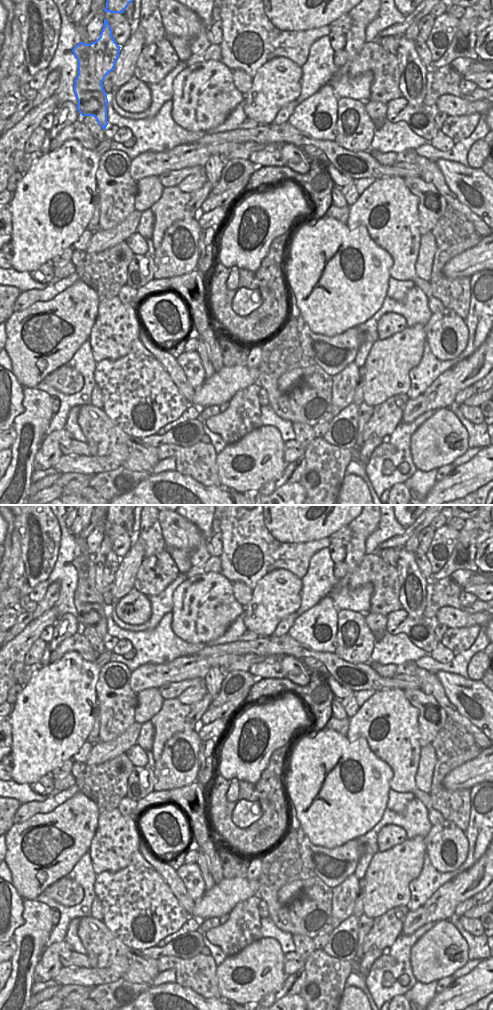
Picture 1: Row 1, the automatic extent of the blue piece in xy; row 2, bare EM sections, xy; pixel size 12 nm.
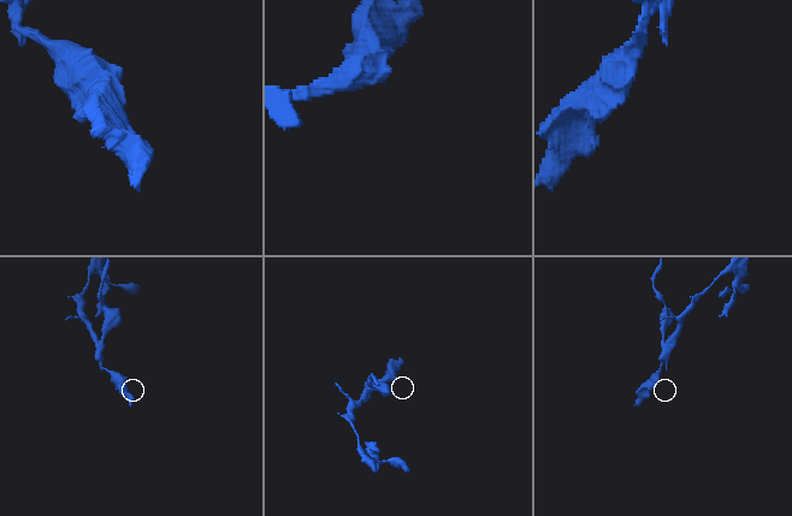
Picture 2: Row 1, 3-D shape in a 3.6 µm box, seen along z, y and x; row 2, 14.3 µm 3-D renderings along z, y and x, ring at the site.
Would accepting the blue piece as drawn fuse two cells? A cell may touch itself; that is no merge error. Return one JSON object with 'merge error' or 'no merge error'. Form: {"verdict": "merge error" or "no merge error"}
{"verdict": "merge error"}

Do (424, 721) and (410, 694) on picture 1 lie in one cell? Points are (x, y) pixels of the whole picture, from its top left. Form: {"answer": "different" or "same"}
{"answer": "same"}

